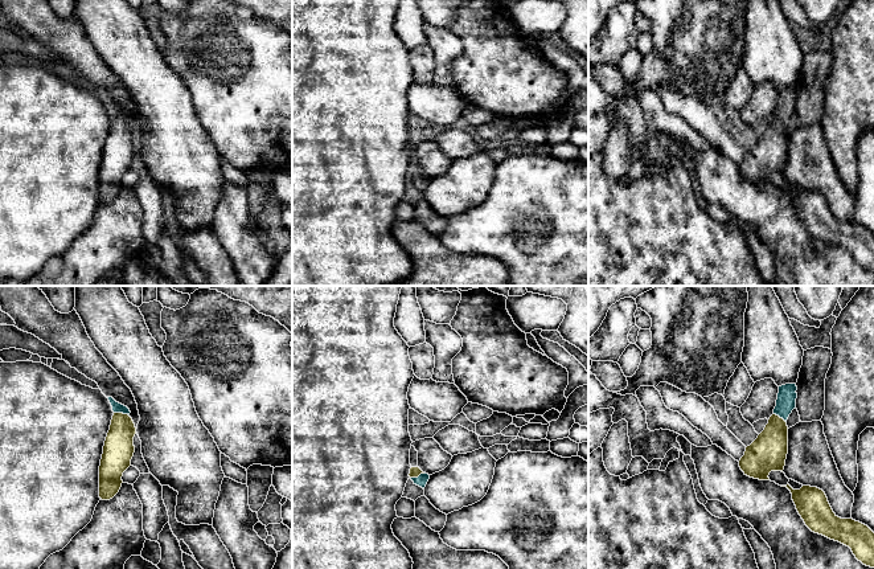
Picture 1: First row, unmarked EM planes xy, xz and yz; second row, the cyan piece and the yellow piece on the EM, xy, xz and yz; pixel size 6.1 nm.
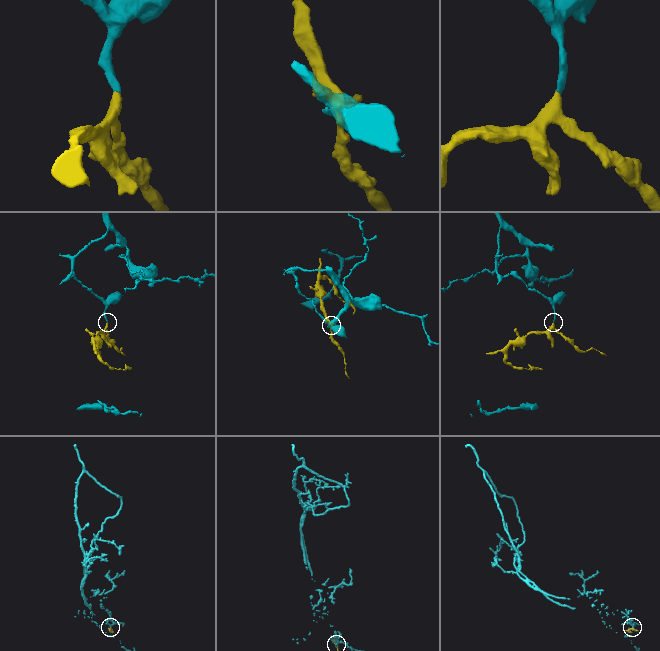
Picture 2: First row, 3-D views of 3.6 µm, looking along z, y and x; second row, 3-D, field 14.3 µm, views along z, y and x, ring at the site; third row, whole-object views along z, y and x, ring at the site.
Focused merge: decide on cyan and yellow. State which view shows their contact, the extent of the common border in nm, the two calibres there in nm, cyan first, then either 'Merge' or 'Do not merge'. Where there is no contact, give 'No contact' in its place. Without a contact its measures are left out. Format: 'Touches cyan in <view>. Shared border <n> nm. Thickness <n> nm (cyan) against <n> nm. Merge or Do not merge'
Touches cyan in xy. Shared border 100 nm. Thickness 60 nm (cyan) against 190 nm. Merge

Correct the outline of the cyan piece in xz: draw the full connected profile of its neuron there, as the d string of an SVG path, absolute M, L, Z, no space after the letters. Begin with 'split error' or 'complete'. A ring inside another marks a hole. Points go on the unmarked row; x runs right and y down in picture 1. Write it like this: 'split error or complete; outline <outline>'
split error; outline M411 171L410 172L410 177L409 177L410 183L414 185L414 188L424 192L430 179L423 176L419 171Z

